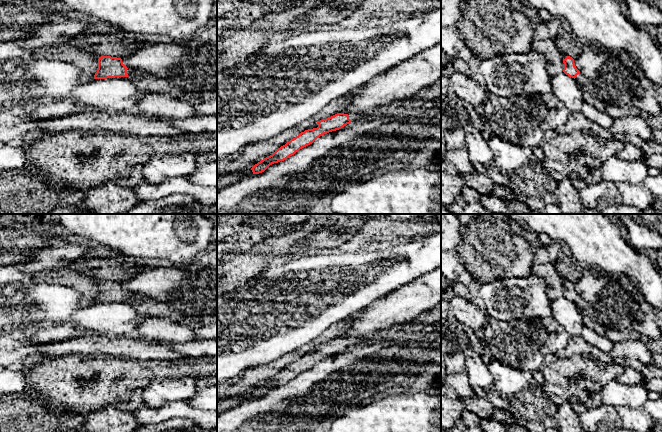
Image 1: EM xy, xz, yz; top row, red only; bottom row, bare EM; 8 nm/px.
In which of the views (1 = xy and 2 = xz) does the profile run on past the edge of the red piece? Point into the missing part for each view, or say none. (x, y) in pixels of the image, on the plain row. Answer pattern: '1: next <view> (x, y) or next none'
1: next xy (130, 296)
2: next xz (354, 341)

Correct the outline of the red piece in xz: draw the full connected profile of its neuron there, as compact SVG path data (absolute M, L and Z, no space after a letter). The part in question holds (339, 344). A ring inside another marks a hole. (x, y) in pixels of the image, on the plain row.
M369 333L365 337L337 337L331 341L318 345L317 352L301 356L298 360L278 372L272 379L264 382L252 390L251 393L246 394L245 400L264 396L270 389L286 384L300 373L312 368L320 360L339 354L351 346L356 346L368 339L371 339L375 336L375 334L376 333Z

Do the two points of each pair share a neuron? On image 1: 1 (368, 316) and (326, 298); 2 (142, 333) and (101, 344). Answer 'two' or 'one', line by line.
1: two
2: two

